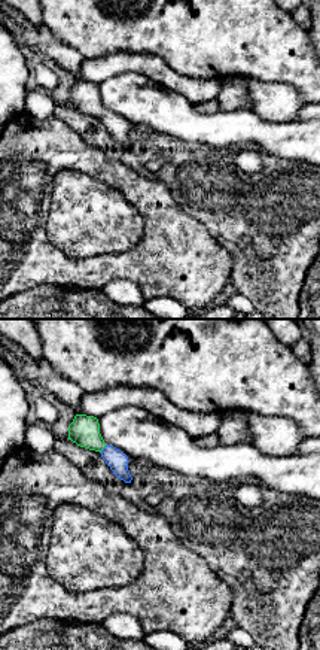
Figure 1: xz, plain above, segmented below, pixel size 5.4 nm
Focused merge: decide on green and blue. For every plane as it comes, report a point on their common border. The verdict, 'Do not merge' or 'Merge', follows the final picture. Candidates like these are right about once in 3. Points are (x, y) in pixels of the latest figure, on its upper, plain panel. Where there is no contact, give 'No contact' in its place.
Touches green at (103, 114)

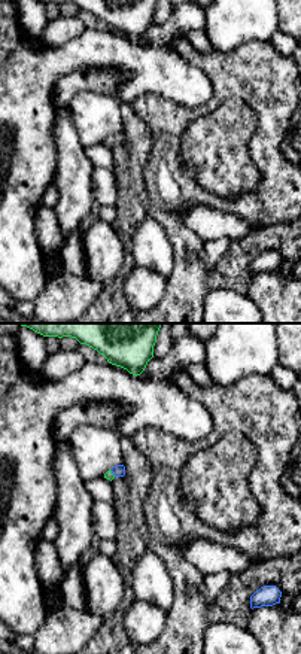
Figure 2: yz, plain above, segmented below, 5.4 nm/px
Touches green at (111, 139)

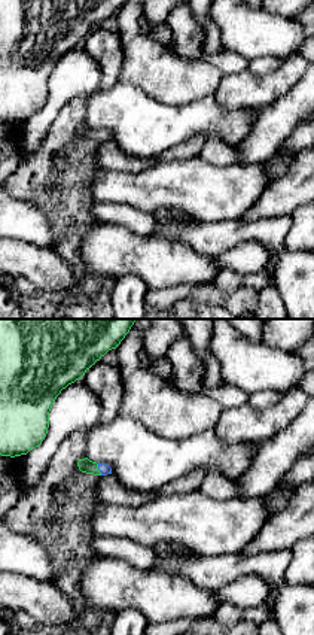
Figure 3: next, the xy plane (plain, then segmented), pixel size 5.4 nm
Touches green at (98, 136)

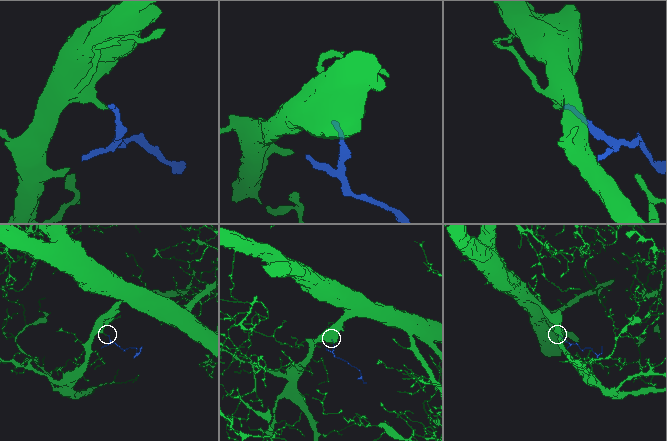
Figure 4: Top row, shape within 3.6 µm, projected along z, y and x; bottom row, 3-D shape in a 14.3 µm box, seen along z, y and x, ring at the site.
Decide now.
Merge

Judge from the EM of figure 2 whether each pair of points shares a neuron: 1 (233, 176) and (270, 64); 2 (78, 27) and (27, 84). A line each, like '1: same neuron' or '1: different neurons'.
1: different neurons
2: different neurons

